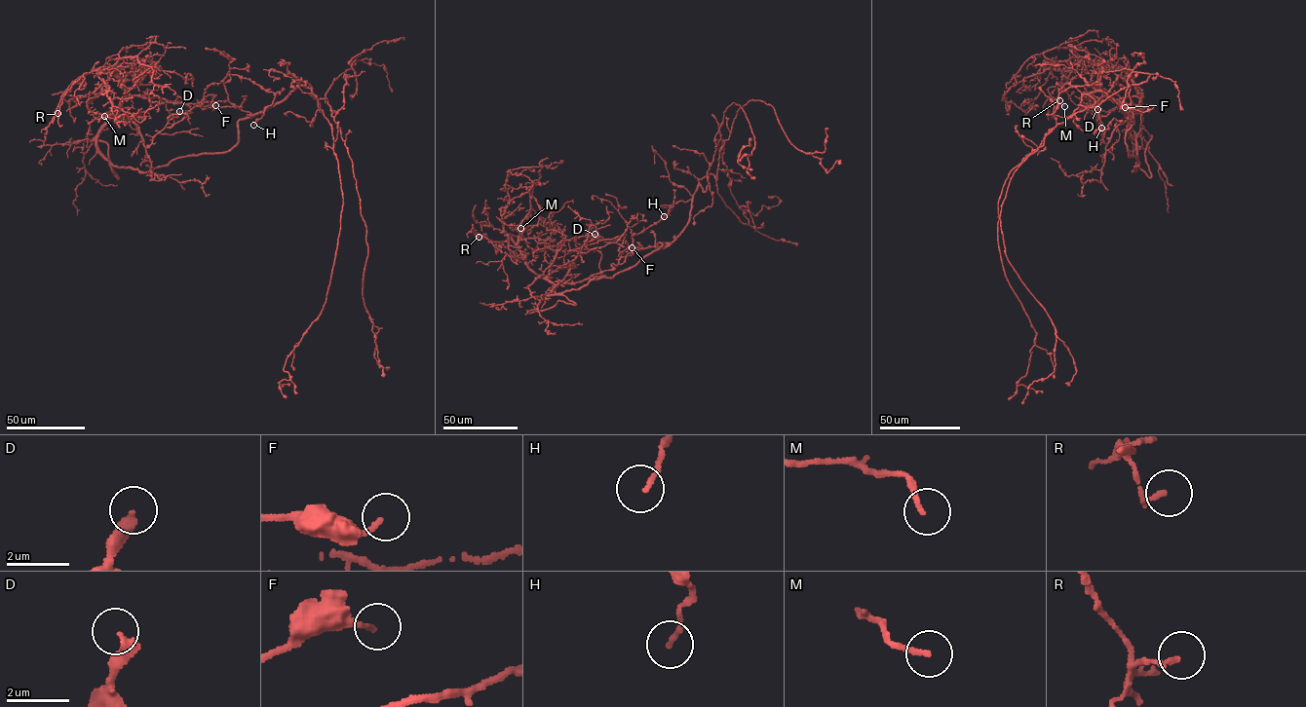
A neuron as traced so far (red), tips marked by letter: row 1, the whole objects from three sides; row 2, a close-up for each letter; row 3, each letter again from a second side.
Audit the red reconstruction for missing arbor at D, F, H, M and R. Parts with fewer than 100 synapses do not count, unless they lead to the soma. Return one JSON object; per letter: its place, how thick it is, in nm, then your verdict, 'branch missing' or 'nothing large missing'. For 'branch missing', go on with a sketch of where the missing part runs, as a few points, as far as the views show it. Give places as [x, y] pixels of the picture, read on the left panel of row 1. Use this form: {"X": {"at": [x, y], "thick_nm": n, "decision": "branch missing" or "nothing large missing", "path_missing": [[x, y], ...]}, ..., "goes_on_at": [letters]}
{"D": {"at": [179, 111], "thick_nm": 380, "decision": "nothing large missing"}, "F": {"at": [215, 105], "thick_nm": 140, "decision": "nothing large missing"}, "H": {"at": [253, 125], "thick_nm": 150, "decision": "nothing large missing"}, "M": {"at": [104, 116], "thick_nm": 160, "decision": "nothing large missing"}, "R": {"at": [57, 113], "thick_nm": 150, "decision": "nothing large missing"}, "goes_on_at": []}

